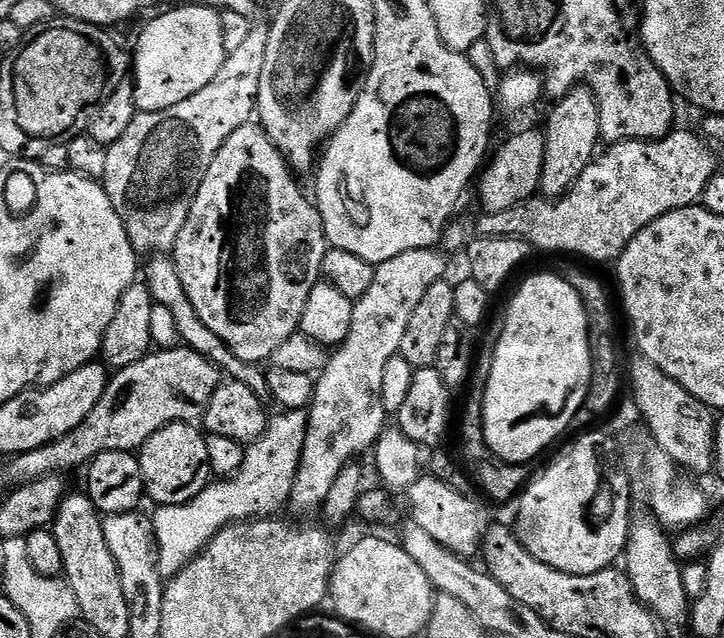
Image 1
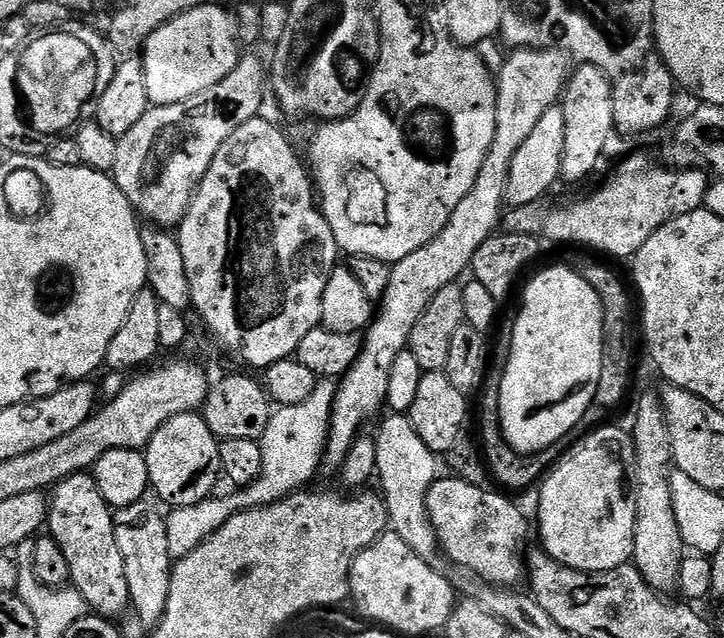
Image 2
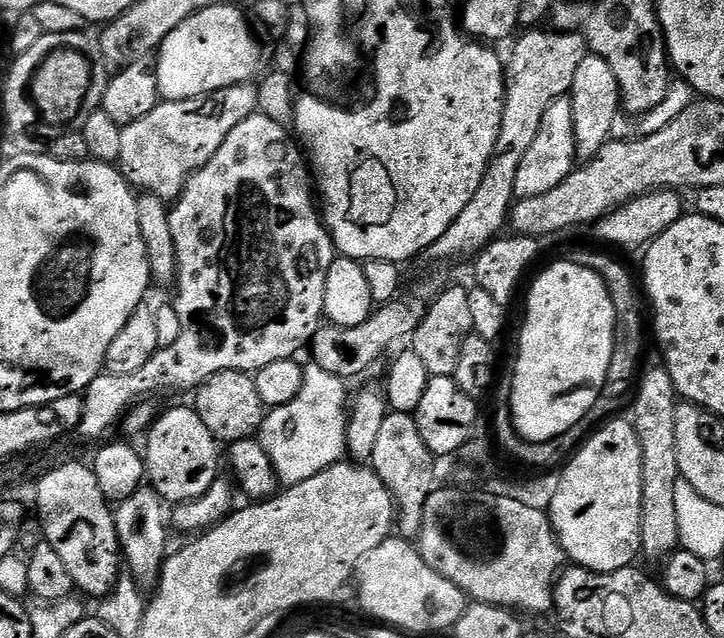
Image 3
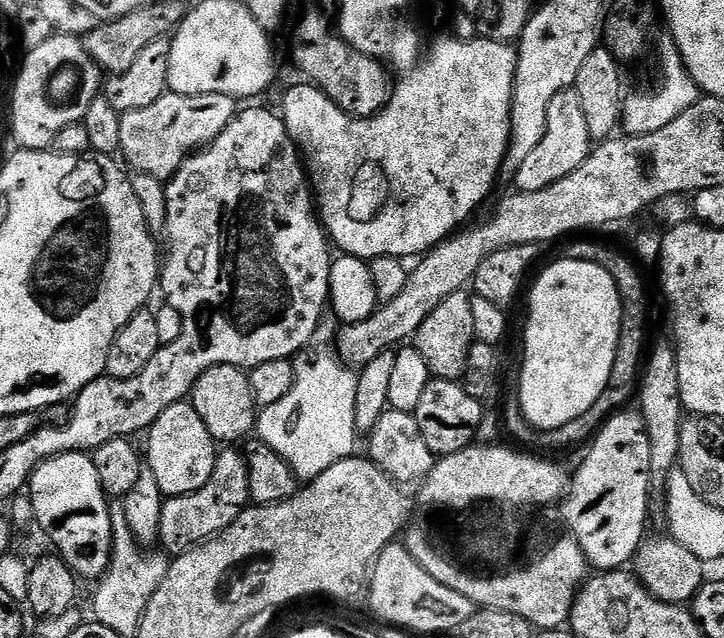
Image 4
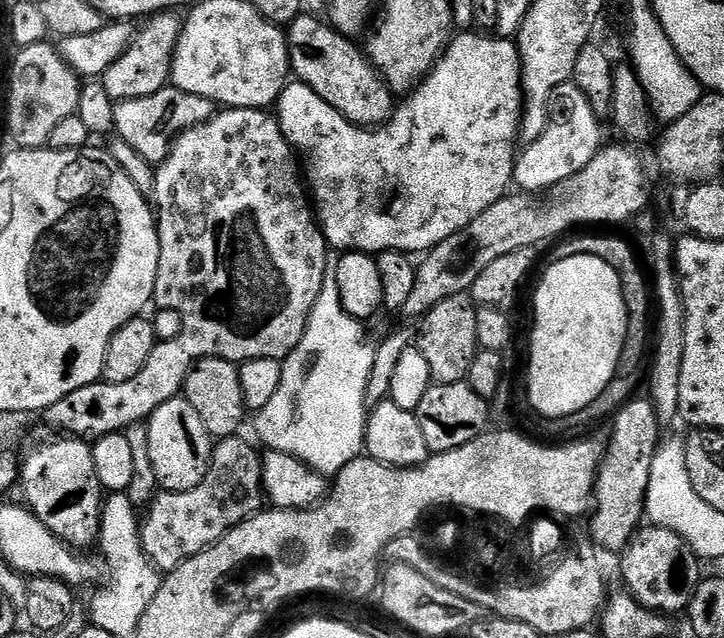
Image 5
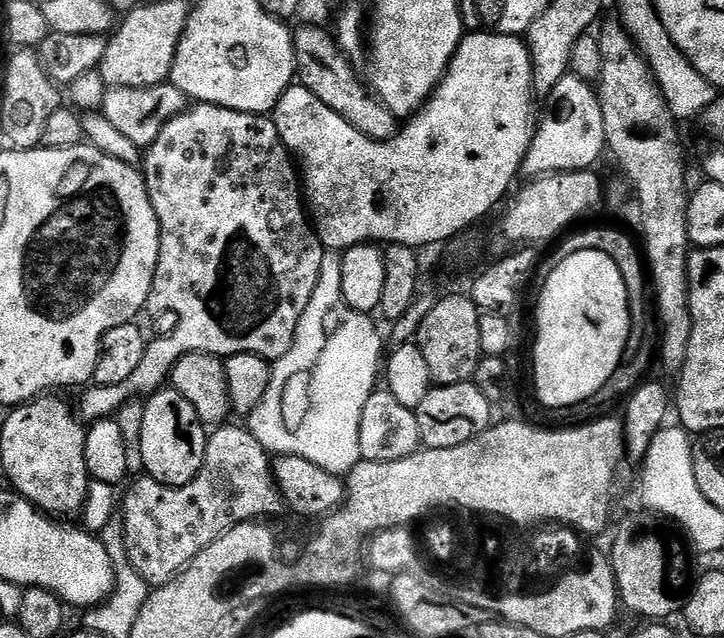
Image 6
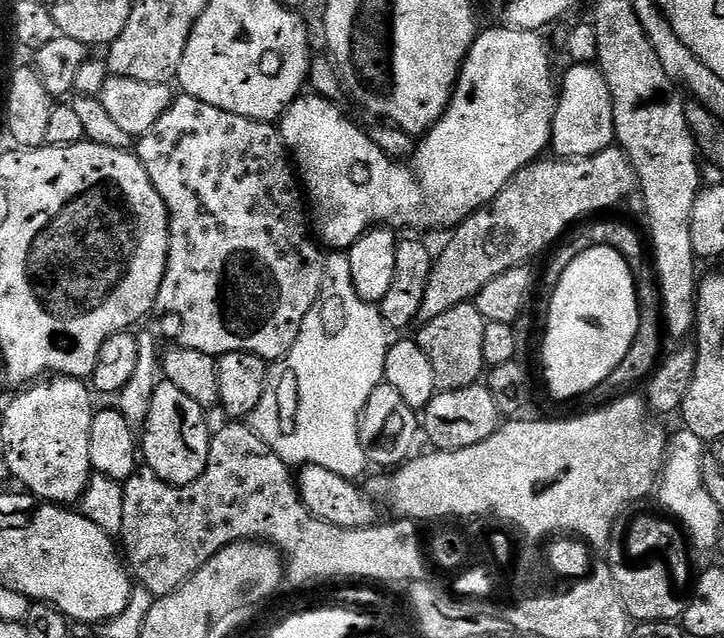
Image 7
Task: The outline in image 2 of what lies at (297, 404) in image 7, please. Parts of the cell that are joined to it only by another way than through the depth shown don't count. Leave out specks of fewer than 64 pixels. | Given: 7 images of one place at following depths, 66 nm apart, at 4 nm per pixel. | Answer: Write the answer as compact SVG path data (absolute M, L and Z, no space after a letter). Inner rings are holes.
M317 383L310 398L306 398L306 402L298 402L298 406L277 407L273 411L270 426L266 426L266 434L259 440L264 469L249 488L233 491L232 497L217 495L194 506L174 508L167 513L168 541L172 557L179 558L193 552L236 513L285 500L303 486L311 485L308 483L315 478L316 470L321 469L324 447L328 441L328 426L332 423L332 402L336 397L336 388L328 384L331 383Z

